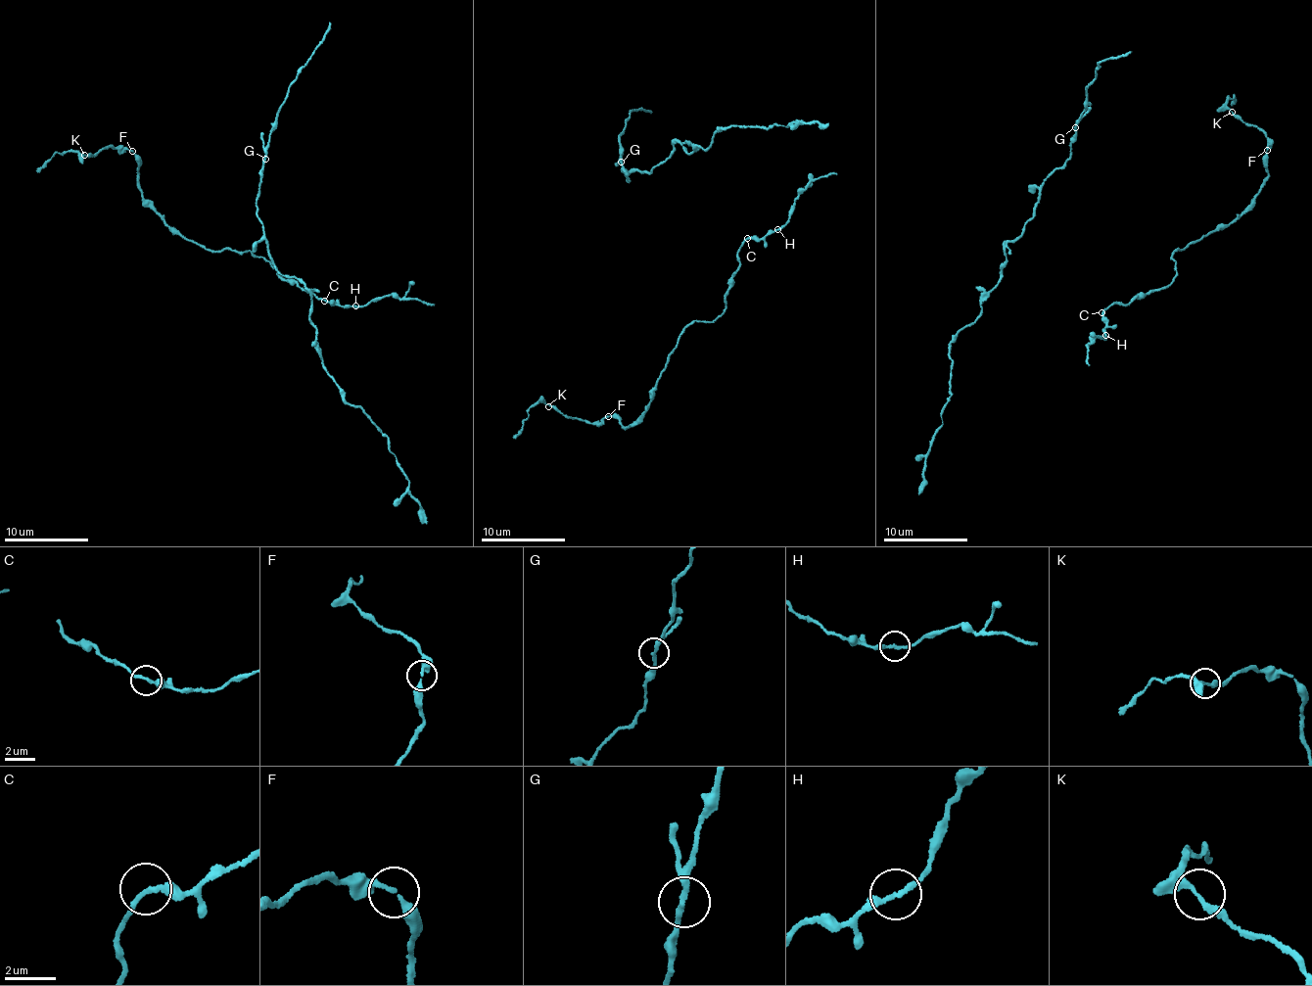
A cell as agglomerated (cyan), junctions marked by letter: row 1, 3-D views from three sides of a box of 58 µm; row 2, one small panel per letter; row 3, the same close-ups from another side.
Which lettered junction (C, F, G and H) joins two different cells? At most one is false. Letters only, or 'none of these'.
none of these

